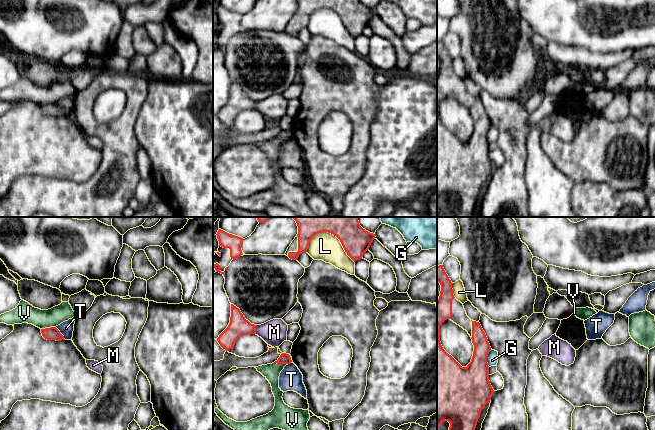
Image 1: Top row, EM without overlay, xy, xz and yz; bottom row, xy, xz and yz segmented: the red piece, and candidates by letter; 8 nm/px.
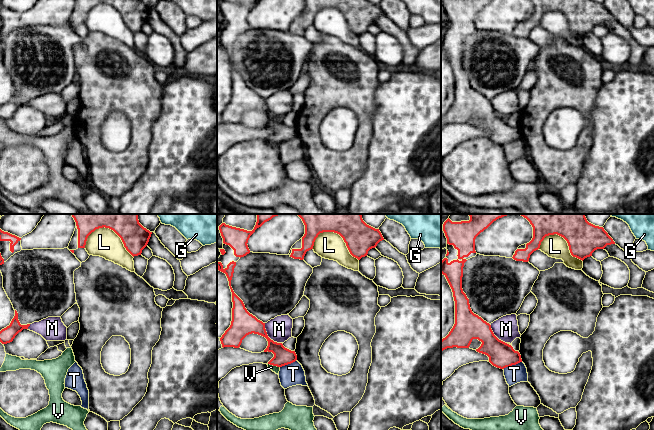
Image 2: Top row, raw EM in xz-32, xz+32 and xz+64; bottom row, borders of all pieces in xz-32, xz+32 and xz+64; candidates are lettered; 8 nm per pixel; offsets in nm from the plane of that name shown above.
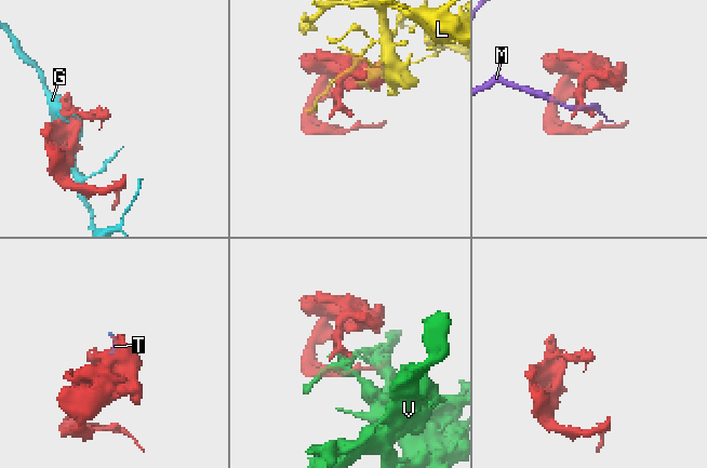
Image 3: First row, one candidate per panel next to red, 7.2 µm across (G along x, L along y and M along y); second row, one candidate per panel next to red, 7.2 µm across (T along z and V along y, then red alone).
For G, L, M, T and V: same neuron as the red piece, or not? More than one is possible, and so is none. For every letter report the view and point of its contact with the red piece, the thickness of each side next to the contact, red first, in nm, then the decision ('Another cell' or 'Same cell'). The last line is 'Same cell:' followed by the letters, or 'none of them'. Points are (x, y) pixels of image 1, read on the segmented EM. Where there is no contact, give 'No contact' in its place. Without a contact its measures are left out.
G: Touches red at yz (487, 357). Thickness 280 nm (red) against 90 nm. Another cell
L: Touches red at xz (335, 235). Thickness 300 nm (red) against 220 nm. Another cell
M: Touches red at xz (255, 329). Thickness 160 nm (red) against 200 nm. Another cell
T: Touches red at xy (60, 333). Thickness 110 nm (red) against 120 nm. Another cell
V: Touches red at xy (48, 328). Thickness 110 nm (red) against 160 nm. Another cell
Same cell: none of them

